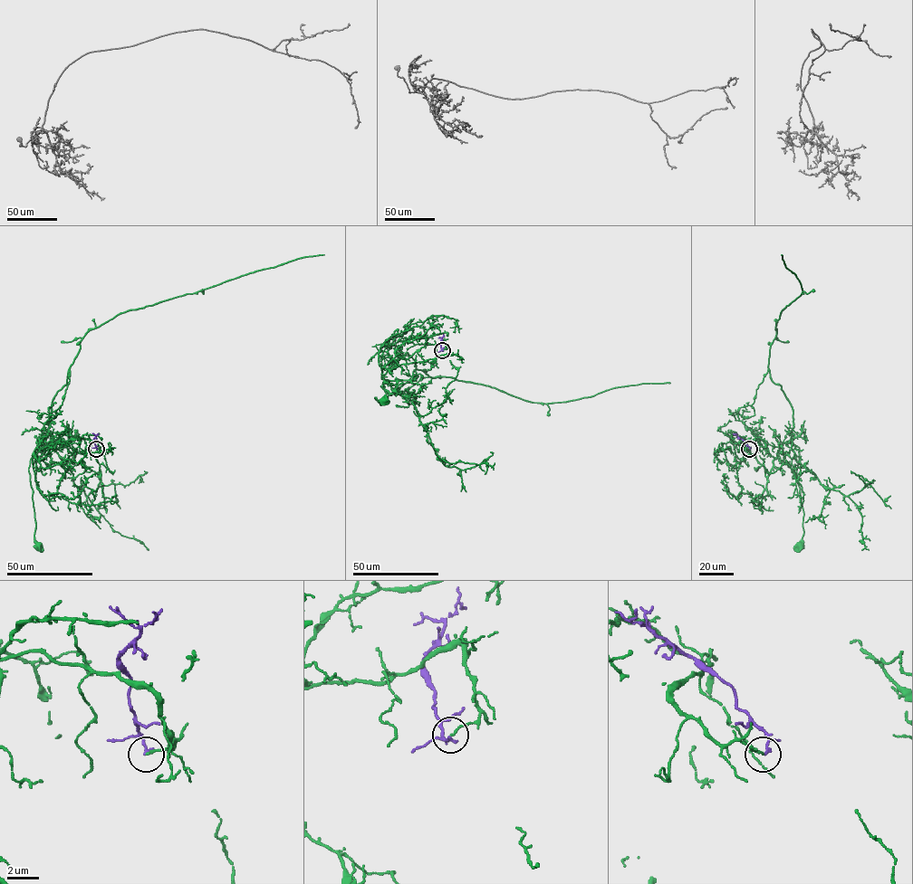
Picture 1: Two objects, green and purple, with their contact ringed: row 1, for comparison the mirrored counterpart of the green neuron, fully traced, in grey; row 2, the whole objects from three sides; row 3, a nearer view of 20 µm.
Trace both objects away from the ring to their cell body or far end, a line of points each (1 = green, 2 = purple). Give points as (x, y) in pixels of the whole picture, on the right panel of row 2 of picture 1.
1: (749, 450), (740, 444), (743, 438), (754, 437), (774, 458), (787, 442), (799, 448), (800, 546)
2: (749, 450), (746, 442), (733, 433)

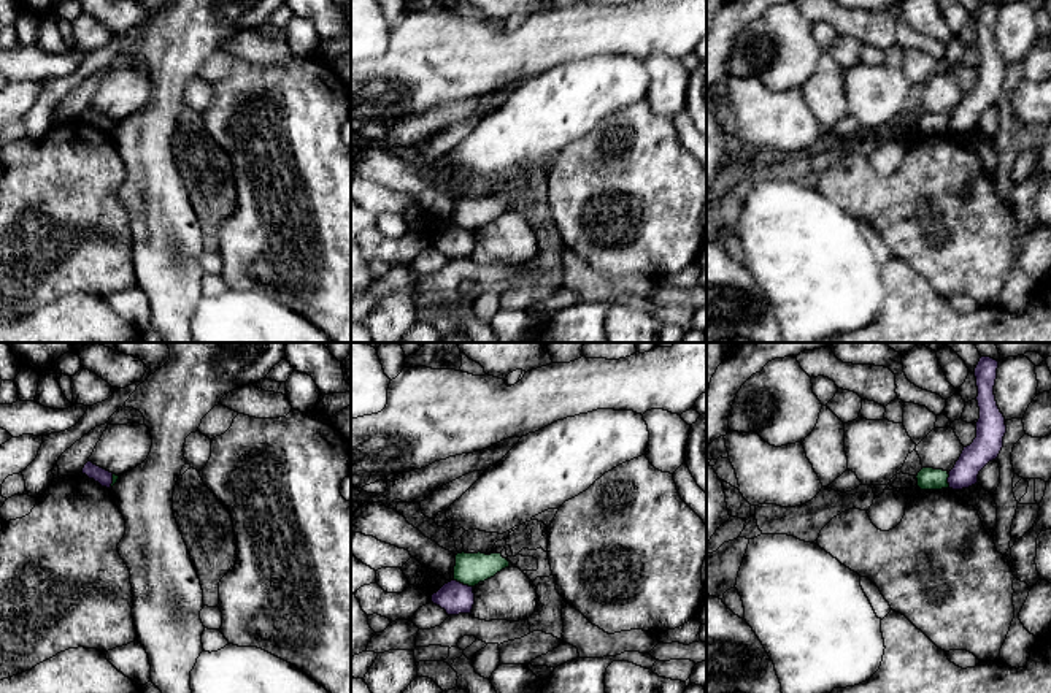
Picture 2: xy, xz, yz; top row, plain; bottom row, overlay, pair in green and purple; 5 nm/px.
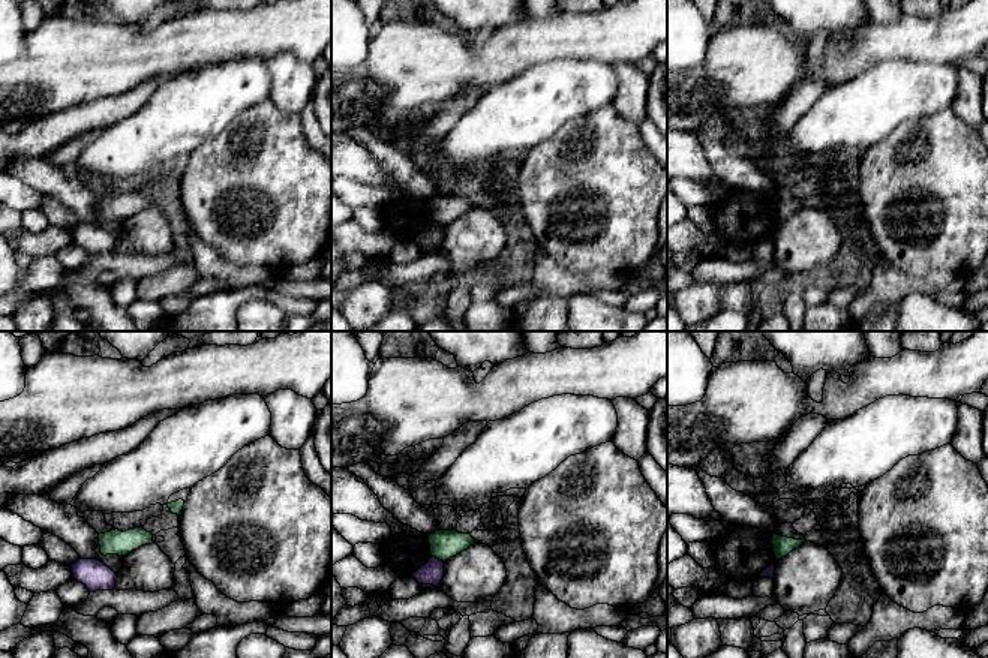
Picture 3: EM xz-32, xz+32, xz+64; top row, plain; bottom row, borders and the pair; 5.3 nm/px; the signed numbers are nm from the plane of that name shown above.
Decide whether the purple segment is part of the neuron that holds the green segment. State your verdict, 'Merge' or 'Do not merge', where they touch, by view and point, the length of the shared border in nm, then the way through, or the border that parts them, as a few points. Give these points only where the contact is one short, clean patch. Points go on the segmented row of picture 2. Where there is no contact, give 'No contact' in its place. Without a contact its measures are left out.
Do not merge. Touches green at xz (464, 584). Shared border 100 nm. Boundary: xz (454, 579), (472, 587)

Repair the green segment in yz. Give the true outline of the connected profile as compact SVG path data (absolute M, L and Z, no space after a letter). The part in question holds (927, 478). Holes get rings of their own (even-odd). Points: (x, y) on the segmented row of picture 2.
M922 468L916 479L918 479L918 487L921 490L941 490L948 488L948 471L943 469L934 469L934 468Z

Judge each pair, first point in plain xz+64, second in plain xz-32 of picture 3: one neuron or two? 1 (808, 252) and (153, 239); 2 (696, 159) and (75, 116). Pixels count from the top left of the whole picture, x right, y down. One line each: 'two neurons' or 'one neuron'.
1: one neuron
2: two neurons

